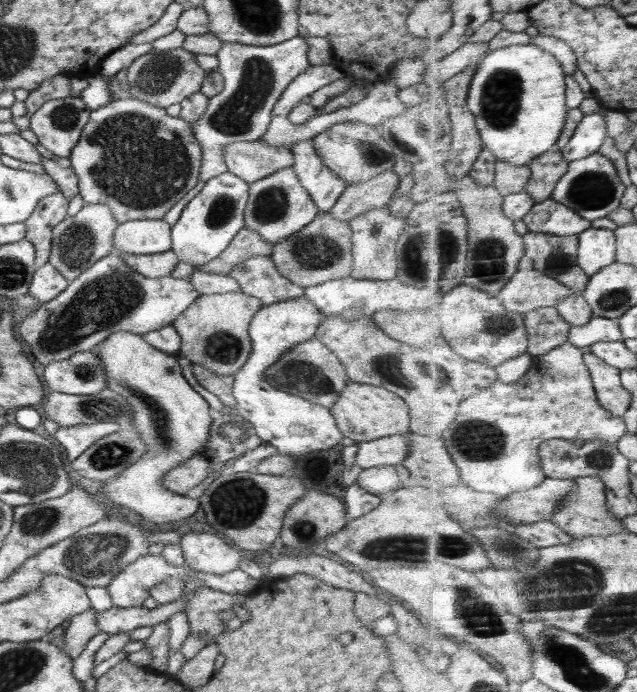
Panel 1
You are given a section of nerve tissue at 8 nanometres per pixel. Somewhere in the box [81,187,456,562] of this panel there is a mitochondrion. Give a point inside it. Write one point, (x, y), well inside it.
(237, 504)

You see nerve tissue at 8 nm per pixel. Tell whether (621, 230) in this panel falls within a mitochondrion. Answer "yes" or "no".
no

